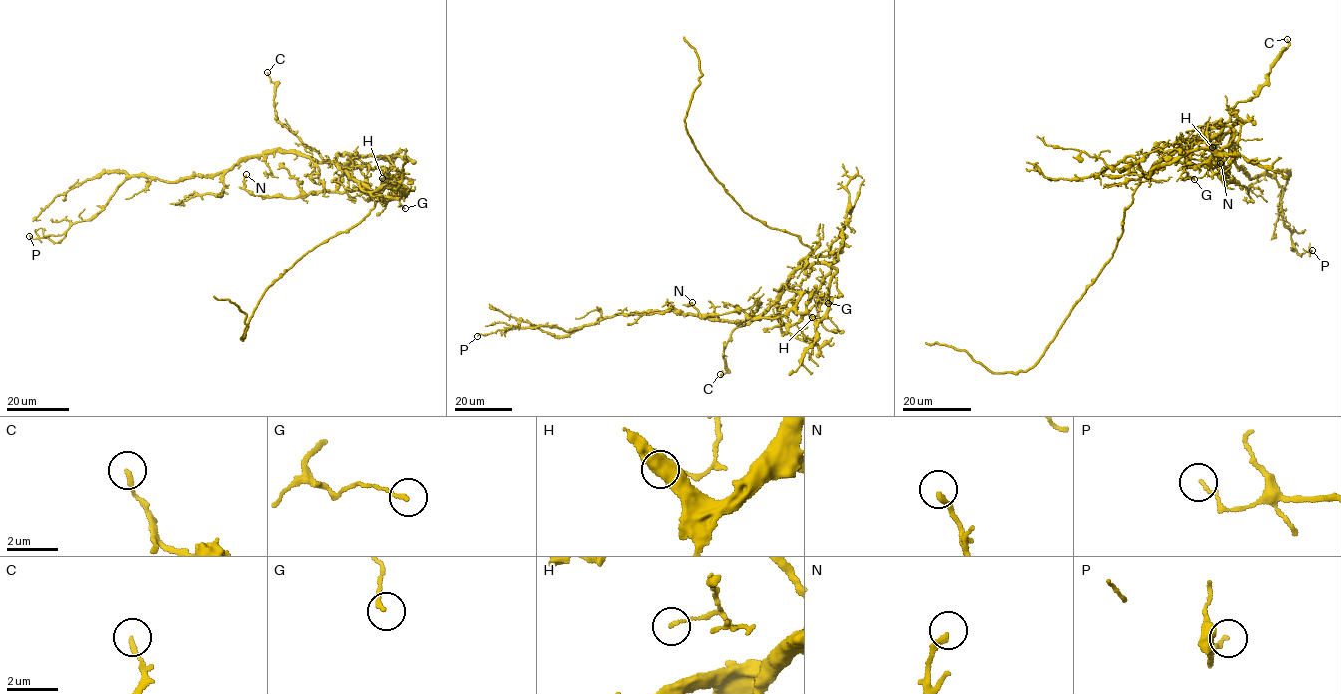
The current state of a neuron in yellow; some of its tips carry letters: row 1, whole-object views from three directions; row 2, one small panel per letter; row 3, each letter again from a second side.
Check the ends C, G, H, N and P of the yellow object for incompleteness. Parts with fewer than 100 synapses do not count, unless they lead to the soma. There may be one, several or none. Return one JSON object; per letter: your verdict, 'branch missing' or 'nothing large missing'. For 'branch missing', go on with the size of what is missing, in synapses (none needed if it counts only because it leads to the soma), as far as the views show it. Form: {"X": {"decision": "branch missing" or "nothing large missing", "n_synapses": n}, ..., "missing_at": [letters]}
{"C": {"decision": "nothing large missing"}, "G": {"decision": "nothing large missing"}, "H": {"decision": "nothing large missing"}, "N": {"decision": "nothing large missing"}, "P": {"decision": "nothing large missing"}, "missing_at": []}

